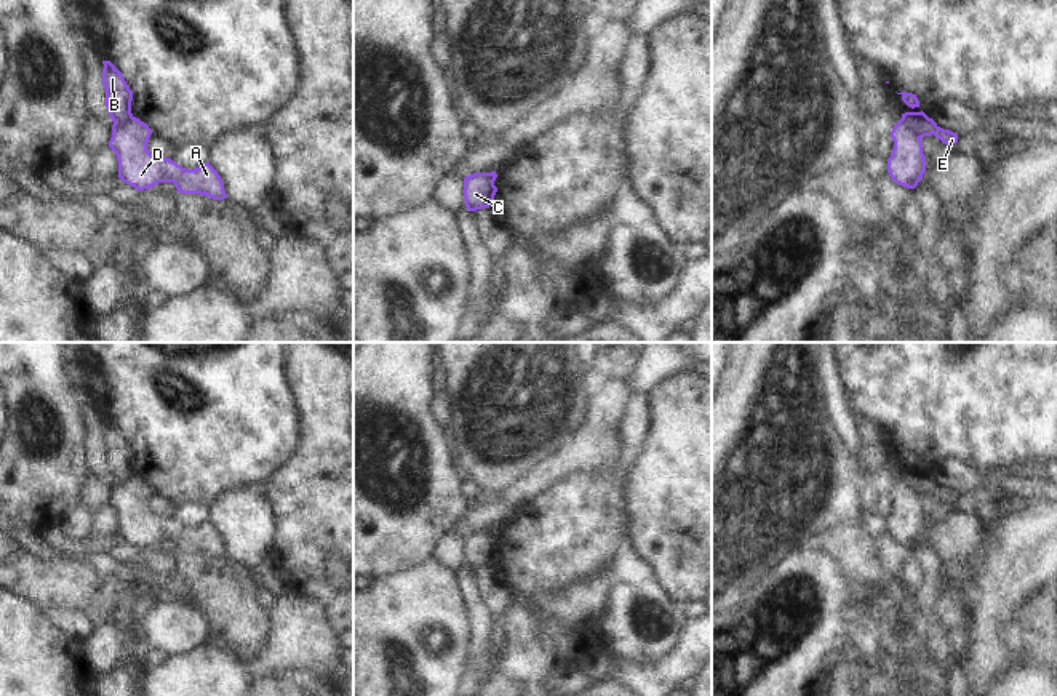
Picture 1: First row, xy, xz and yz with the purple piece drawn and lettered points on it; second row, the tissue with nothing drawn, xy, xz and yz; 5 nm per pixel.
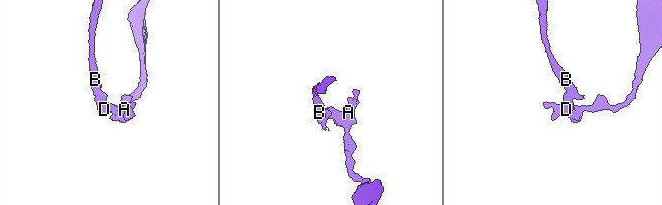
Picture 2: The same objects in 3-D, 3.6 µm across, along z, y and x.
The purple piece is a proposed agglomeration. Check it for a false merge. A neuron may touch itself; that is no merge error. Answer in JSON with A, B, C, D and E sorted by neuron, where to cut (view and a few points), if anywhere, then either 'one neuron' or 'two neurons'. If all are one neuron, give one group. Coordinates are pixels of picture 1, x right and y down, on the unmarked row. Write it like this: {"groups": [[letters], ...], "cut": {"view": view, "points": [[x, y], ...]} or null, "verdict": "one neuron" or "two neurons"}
{"groups": [["A", "D"], ["B", "C", "E"]], "cut": {"view": "xy", "points": [[133, 476], [112, 487]]}, "verdict": "two neurons"}

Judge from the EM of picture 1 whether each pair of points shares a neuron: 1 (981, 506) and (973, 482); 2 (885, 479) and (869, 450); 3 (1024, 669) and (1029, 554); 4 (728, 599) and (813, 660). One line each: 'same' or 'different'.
1: different
2: different
3: different
4: different

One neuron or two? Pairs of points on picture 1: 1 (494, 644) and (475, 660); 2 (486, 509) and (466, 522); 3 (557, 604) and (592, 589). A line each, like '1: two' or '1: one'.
1: two
2: one
3: one

